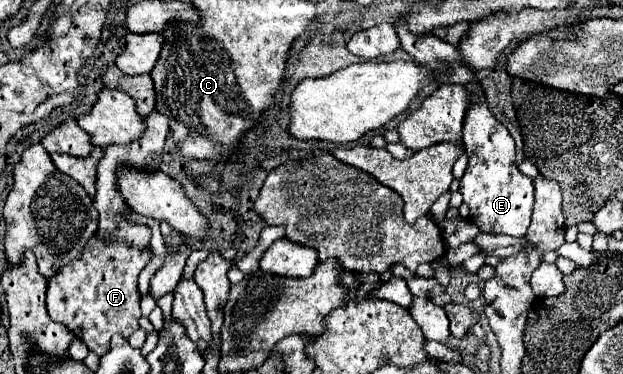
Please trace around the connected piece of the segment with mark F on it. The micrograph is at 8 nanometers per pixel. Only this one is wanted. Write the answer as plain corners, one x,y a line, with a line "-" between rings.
108,235
94,237
84,245
80,259
70,261
48,279
46,289
46,309
52,321
62,323
72,331
74,337
82,339
90,351
104,355
110,349
110,337
120,333
130,337
138,329
138,319
142,316
138,293
138,275
146,263
154,257
152,249
130,247
124,241
112,241

